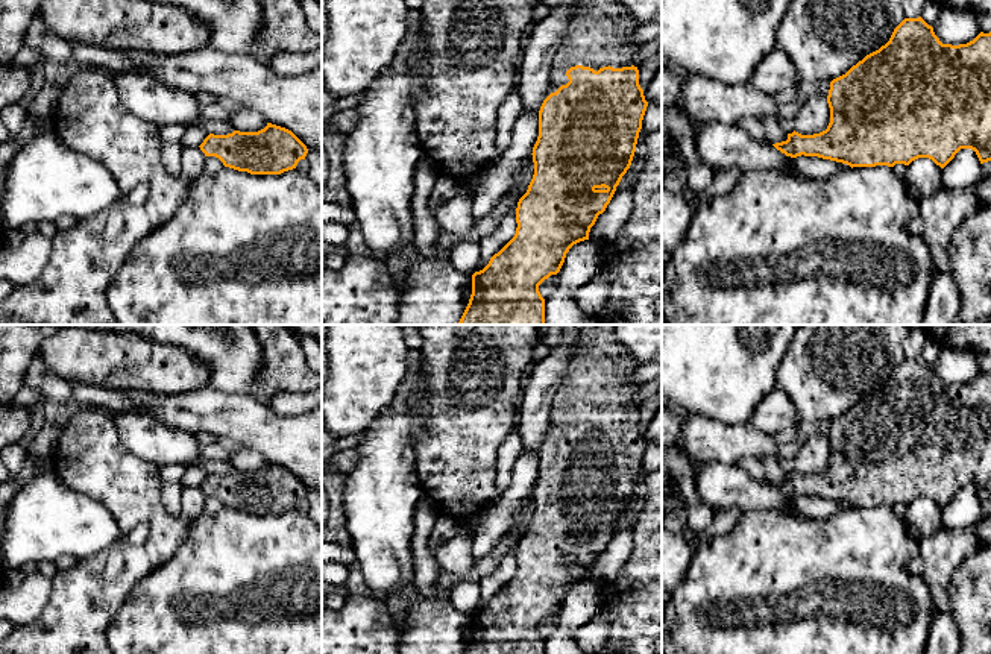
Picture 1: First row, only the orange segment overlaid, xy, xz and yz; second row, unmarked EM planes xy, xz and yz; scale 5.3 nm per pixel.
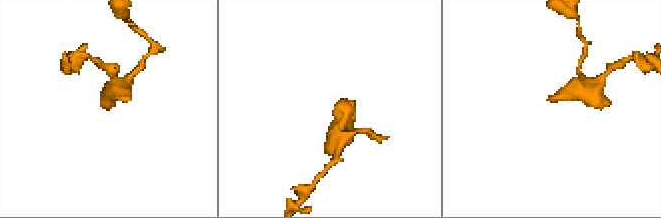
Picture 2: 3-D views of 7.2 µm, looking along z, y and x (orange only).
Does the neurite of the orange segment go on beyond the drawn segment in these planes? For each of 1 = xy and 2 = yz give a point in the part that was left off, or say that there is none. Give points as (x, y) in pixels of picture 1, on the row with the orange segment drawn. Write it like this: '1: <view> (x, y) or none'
1: none
2: none

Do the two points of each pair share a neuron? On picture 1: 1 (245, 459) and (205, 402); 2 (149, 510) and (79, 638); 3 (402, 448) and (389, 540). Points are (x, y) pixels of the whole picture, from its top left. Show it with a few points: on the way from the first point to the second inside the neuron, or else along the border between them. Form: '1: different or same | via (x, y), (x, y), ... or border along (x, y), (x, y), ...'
1: different | border along (232, 446), (254, 448), (267, 462)
2: same | via (155, 542), (97, 600), (97, 606)
3: same | via (389, 471), (389, 518)

